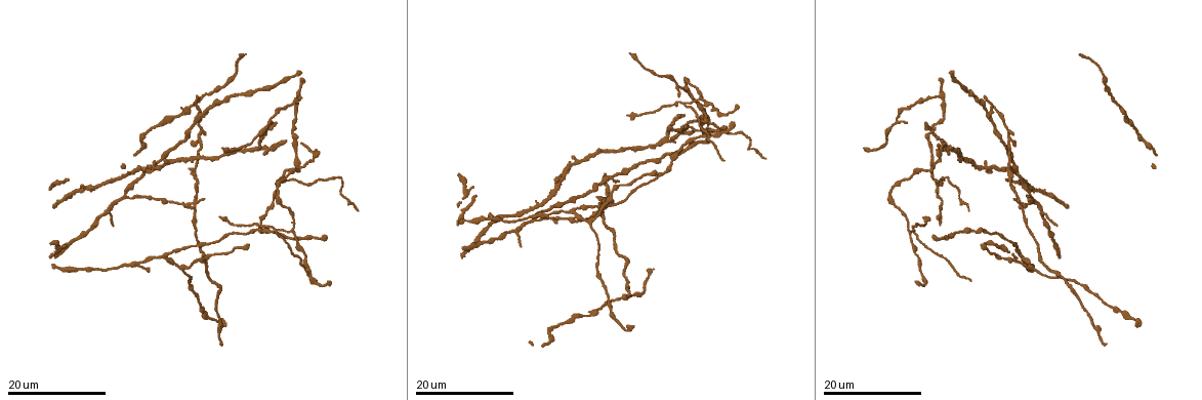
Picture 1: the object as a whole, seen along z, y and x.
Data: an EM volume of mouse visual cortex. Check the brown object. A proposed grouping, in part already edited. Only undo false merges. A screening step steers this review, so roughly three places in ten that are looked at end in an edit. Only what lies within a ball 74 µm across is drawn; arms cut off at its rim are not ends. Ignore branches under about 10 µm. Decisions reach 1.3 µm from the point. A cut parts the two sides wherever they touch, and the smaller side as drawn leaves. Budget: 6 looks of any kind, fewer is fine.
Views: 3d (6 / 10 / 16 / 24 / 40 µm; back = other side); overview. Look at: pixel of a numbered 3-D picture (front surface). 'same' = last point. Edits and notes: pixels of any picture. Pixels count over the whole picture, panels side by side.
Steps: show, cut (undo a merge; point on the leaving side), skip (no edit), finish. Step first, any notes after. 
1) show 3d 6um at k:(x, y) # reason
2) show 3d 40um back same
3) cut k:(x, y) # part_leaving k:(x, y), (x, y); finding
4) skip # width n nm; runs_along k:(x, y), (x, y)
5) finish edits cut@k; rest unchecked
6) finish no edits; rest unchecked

show 3d 24um at 1:(1018, 204) # four-way junction

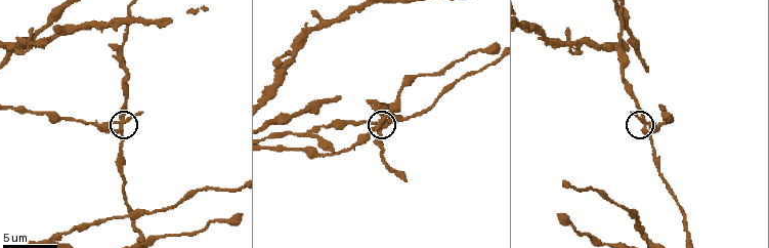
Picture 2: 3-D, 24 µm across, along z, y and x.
show 3d 6um at 2:(121, 128)

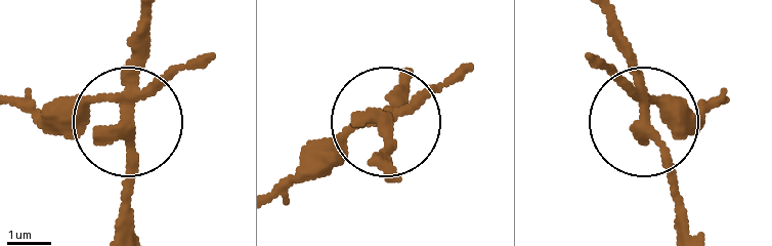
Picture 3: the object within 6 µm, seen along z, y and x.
cut 3:(137, 33) # part_leaving 3:(129, 94), (129, 223); two neurons meet here

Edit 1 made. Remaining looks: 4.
show 3d 24um at 1:(532, 220) # a fork

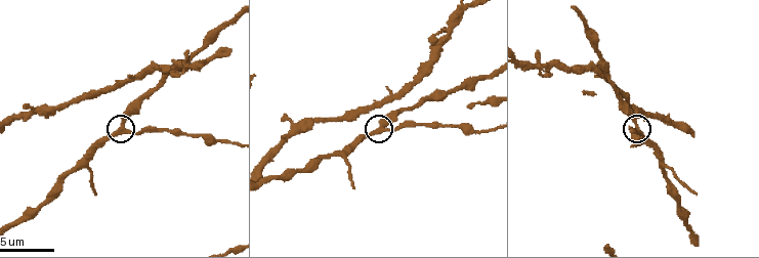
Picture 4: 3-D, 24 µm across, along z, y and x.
show 3d 10um at 4:(124, 131)

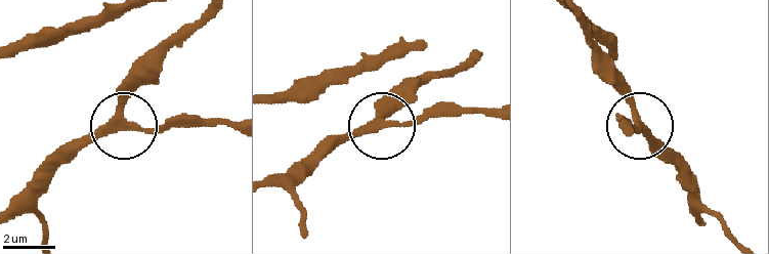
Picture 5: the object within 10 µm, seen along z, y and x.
skip # side_arm 19 um; runs_along 5:(471, 58), (425, 81), (379, 123), (406, 127), (469, 114); all the same neuron

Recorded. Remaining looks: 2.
show 3d 6um at 2:(313, 134) # a fork

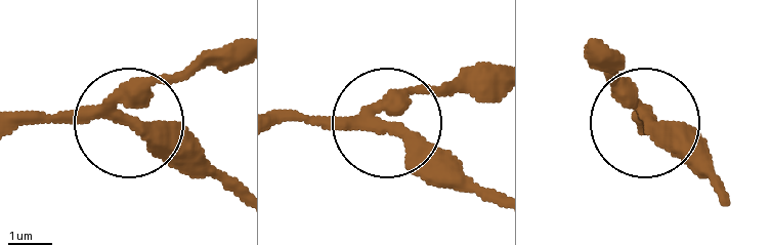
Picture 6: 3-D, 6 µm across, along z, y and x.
show 3d 6um back at 6:(129, 120)

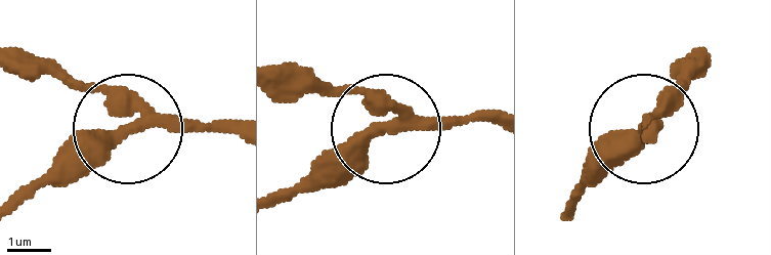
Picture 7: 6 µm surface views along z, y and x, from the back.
skip # width 300 nm; runs_along 7:(18, 49), (95, 90), (125, 123), (54, 174); continuous, no second neuron

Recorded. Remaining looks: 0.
finish edits cut@3; rest unchecked

